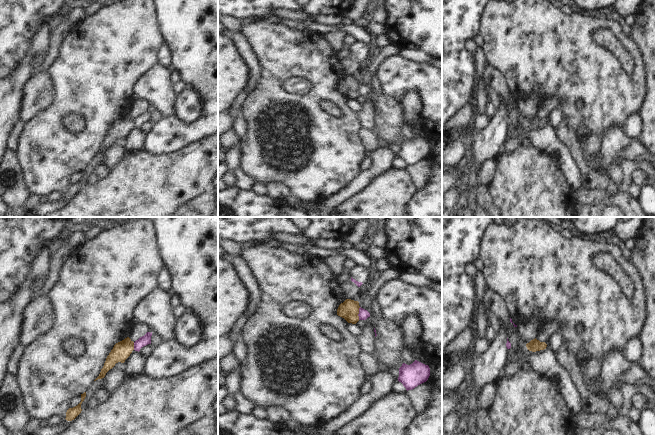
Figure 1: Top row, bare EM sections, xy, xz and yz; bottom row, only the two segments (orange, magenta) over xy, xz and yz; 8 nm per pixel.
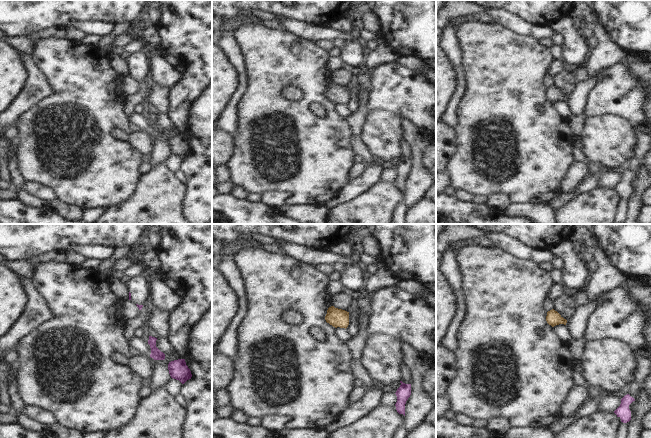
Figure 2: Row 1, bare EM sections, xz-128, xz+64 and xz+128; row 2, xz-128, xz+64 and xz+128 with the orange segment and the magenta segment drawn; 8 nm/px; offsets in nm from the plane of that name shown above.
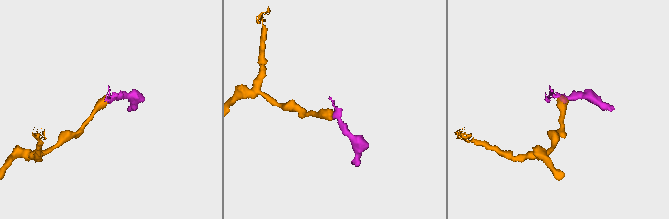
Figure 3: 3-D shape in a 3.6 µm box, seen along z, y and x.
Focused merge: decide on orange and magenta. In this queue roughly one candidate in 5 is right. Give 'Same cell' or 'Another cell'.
Another cell

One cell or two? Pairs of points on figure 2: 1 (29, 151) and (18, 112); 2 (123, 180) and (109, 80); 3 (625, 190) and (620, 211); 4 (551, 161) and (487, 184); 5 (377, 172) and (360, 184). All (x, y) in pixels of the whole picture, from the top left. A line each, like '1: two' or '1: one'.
1: two
2: one
3: one
4: one
5: one

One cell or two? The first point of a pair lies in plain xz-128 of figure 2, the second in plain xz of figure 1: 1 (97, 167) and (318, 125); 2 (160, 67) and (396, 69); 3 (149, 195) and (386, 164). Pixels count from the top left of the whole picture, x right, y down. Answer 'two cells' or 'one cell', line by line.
1: one cell
2: one cell
3: two cells

